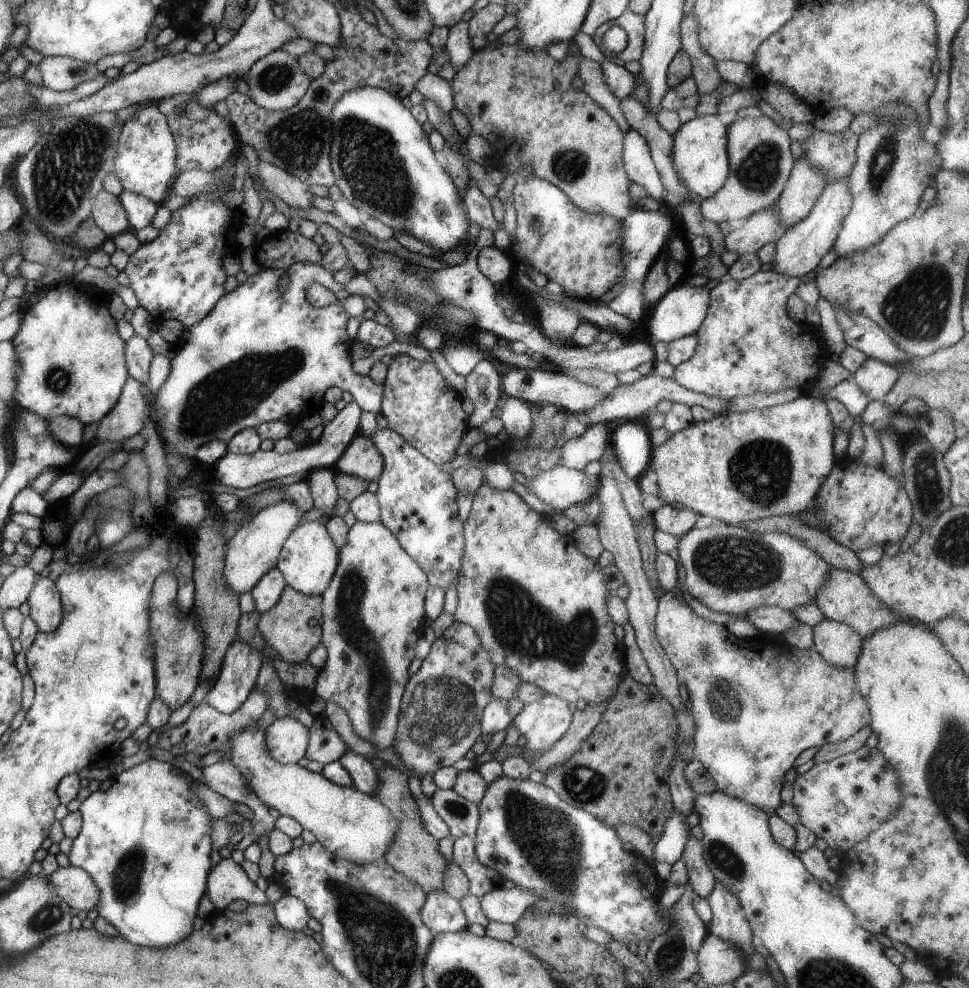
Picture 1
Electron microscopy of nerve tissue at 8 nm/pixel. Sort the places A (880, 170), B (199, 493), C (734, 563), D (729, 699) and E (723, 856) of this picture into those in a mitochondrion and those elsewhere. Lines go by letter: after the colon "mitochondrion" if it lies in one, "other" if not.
A: mitochondrion
B: other
C: mitochondrion
D: mitochondrion
E: mitochondrion

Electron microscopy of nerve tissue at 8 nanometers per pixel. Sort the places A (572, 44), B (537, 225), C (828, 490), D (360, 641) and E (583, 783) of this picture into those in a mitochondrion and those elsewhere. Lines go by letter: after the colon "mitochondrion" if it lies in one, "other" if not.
A: other
B: mitochondrion
C: other
D: mitochondrion
E: mitochondrion

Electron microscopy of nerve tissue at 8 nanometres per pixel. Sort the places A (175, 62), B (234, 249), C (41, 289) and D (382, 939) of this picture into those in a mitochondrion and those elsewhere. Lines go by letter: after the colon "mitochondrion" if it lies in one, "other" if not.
A: other
B: other
C: other
D: mitochondrion

